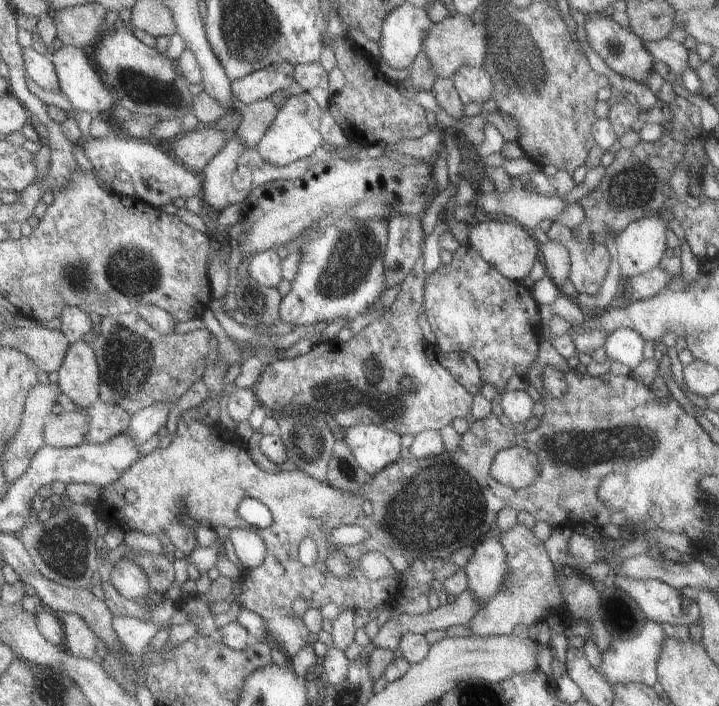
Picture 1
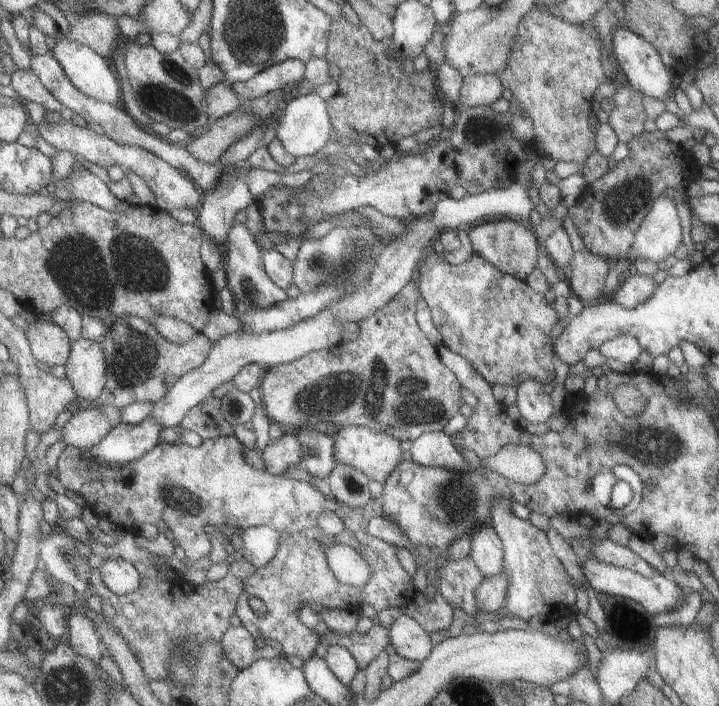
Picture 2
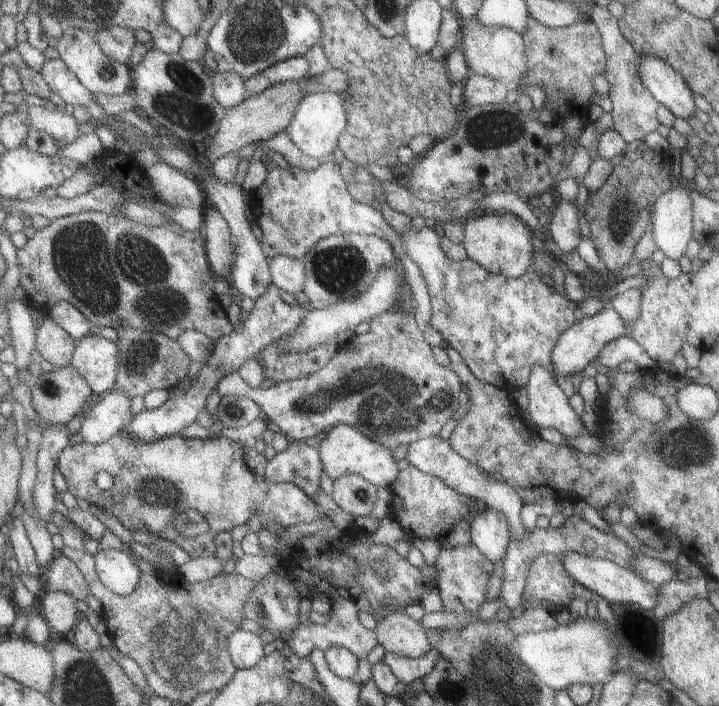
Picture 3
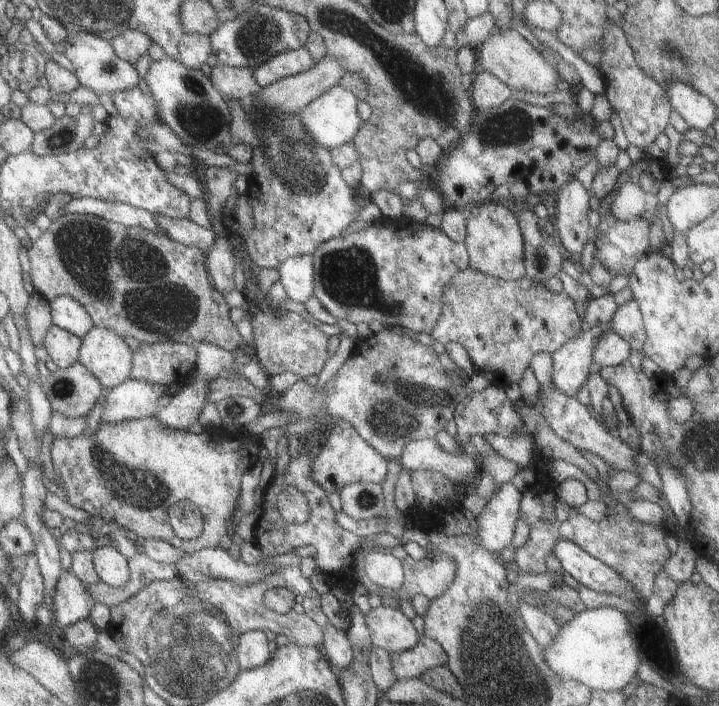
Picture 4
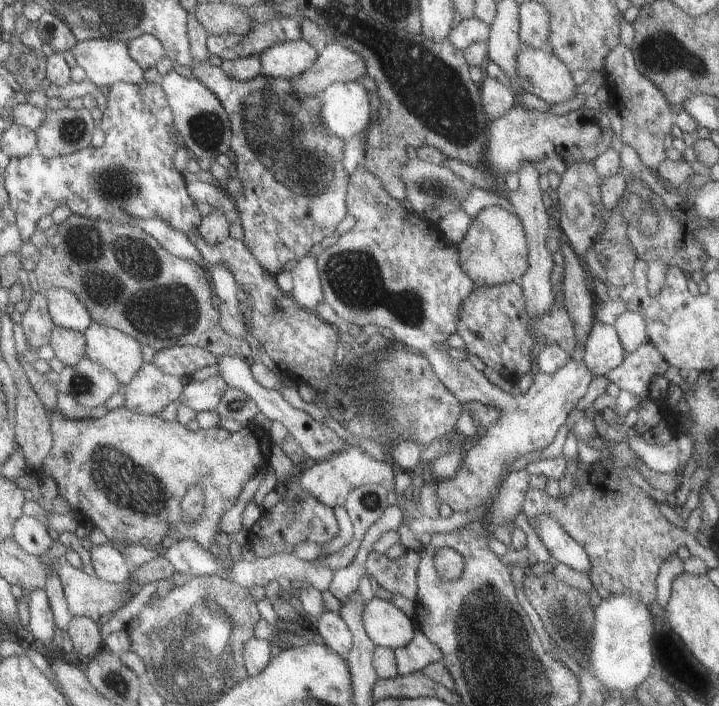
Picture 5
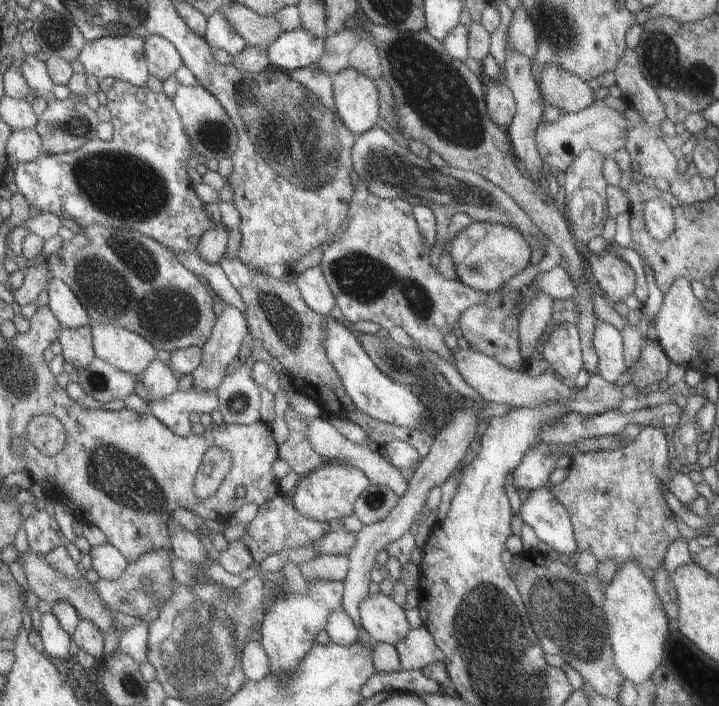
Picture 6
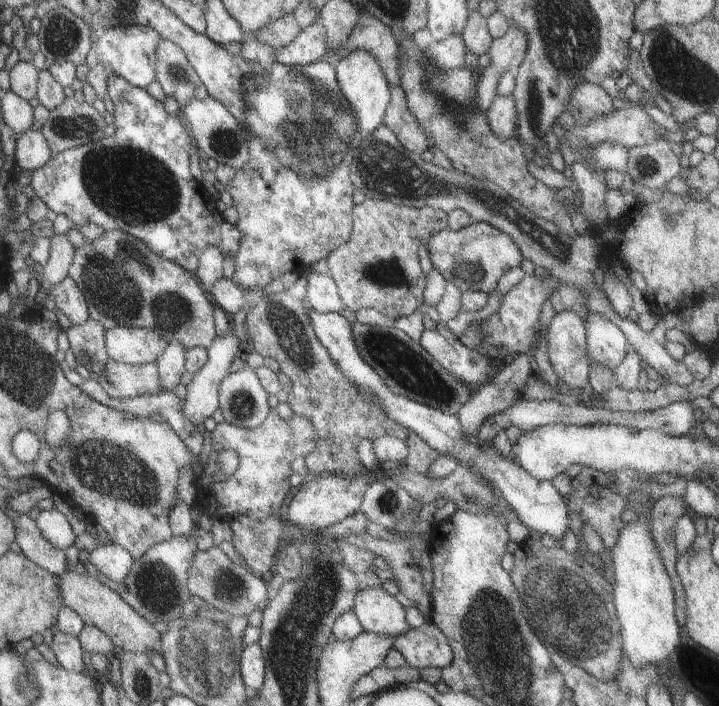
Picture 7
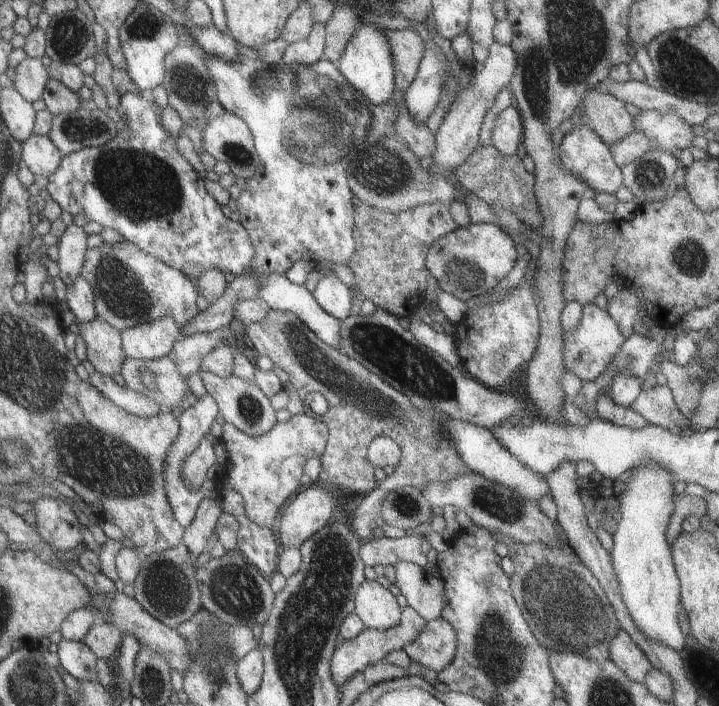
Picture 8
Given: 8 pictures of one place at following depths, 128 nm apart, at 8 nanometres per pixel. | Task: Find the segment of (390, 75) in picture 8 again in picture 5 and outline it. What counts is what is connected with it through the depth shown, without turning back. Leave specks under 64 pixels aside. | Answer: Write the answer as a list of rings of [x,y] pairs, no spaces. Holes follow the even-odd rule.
[[[358,81],[334,82],[318,95],[318,100],[324,128],[344,141],[365,132],[374,118],[366,86]]]

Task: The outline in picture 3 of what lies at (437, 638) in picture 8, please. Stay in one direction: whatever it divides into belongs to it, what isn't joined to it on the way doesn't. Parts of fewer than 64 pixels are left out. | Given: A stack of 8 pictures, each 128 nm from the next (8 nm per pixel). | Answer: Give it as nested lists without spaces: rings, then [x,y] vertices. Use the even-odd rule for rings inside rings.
[[[431,647],[426,654],[416,658],[386,653],[383,660],[388,664],[398,682],[405,685],[416,679],[423,679],[436,666],[439,657],[440,652]]]

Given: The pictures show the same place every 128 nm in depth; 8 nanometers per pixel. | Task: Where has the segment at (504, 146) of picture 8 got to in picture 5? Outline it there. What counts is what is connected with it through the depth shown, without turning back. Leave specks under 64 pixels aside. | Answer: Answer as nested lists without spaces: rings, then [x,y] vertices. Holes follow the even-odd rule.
[[[486,77],[482,84],[478,83],[480,88],[480,98],[484,114],[489,119],[504,116],[515,106],[517,100],[514,90],[510,85],[506,85],[495,78]]]

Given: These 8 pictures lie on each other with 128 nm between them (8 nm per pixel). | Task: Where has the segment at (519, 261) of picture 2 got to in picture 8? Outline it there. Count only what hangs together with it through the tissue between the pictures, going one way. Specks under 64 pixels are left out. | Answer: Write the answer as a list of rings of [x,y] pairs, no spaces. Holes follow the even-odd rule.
[[[470,222],[438,238],[430,246],[425,264],[441,291],[467,301],[494,288],[512,270],[518,256],[515,241],[504,229],[494,224]]]

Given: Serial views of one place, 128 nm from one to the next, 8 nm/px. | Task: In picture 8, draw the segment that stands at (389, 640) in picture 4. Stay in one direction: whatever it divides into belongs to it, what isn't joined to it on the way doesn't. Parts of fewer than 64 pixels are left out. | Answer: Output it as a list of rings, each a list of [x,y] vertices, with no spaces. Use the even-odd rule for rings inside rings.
[[[366,579],[355,596],[354,613],[362,620],[366,629],[388,630],[401,621],[401,610],[396,597],[388,588],[376,580]]]

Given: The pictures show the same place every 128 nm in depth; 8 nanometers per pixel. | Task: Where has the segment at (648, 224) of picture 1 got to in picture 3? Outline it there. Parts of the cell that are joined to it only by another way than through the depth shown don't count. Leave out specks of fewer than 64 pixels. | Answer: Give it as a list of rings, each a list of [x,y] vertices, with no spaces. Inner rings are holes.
[[[682,188],[670,189],[668,192],[659,194],[654,201],[654,212],[652,220],[645,232],[650,232],[650,236],[656,242],[657,250],[661,250],[665,257],[672,260],[680,260],[686,254],[686,246],[693,238],[694,212],[692,212],[692,190]]]

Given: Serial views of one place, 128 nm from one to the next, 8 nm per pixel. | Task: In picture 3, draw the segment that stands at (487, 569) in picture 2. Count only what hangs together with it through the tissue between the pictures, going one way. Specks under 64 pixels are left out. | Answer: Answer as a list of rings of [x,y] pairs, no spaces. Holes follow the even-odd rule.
[[[482,507],[470,521],[471,544],[480,554],[496,564],[506,554],[510,538],[510,528],[504,516],[494,508]]]

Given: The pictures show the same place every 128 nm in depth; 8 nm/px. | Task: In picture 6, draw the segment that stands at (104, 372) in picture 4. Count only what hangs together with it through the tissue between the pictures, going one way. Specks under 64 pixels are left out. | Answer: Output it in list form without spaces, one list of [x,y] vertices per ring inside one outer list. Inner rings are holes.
[[[93,323],[98,357],[134,376],[140,376],[156,359],[158,348],[146,337],[118,325]]]

